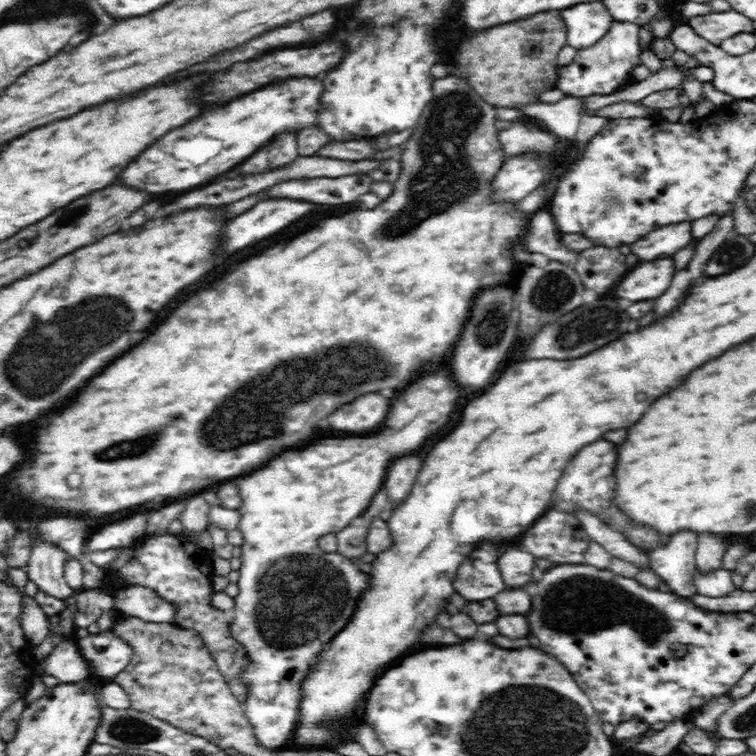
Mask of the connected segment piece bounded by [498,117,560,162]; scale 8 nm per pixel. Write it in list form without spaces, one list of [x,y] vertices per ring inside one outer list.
[[[521,117],[512,121],[510,128],[498,132],[500,144],[503,145],[504,162],[512,155],[539,152],[540,155],[553,155],[554,147],[560,140],[543,124],[530,117]]]

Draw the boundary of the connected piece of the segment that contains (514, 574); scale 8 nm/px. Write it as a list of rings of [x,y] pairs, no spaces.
[[[516,548],[506,550],[500,558],[498,558],[498,568],[500,574],[506,582],[506,586],[524,586],[526,582],[534,580],[532,578],[532,570],[534,570],[534,556]]]

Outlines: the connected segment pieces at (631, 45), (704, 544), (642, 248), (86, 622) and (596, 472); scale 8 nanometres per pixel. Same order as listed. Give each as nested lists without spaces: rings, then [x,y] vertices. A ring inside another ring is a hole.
[[[624,21],[613,22],[608,32],[596,44],[588,48],[581,48],[575,54],[573,61],[559,68],[555,86],[566,95],[589,97],[601,94],[610,94],[619,90],[624,80],[631,76],[632,70],[642,64],[640,54],[639,24]]]
[[[698,536],[695,554],[697,570],[702,574],[714,572],[722,566],[722,557],[726,552],[728,536]]]
[[[690,222],[668,224],[637,240],[630,248],[640,260],[654,260],[656,256],[670,256],[678,252],[692,239]]]
[[[89,589],[78,594],[75,604],[77,606],[74,614],[75,628],[87,628],[104,612],[115,609],[115,597],[99,589]]]
[[[604,440],[592,442],[588,446],[584,446],[572,460],[572,464],[568,464],[568,468],[564,470],[564,476],[560,478],[560,484],[556,486],[556,494],[558,500],[554,502],[554,506],[566,508],[566,512],[570,514],[572,508],[574,512],[578,508],[584,508],[587,512],[594,514],[600,518],[602,522],[610,524],[614,530],[622,532],[630,542],[638,549],[651,552],[657,548],[663,547],[669,540],[664,536],[658,536],[654,530],[644,530],[644,528],[636,528],[632,526],[624,513],[618,512],[618,507],[610,504],[612,492],[614,492],[614,462],[616,462],[616,446]]]

